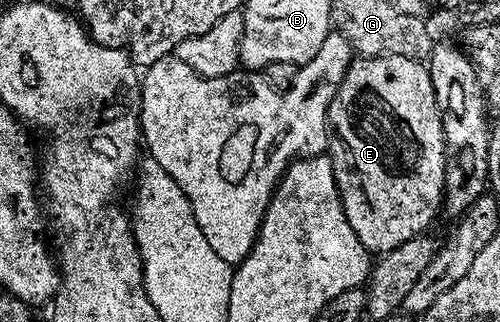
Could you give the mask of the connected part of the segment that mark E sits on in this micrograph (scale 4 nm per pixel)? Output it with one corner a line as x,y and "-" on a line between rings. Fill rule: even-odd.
365,56
353,59
351,66
346,70
344,81
340,84
338,94
328,107
328,127
334,137
330,144
330,155
336,185
340,188
340,200
344,204
346,218
350,222
350,226
354,226
354,234
358,234
362,246
366,246
369,253
383,254
394,250
394,246
402,246
402,242
421,235
427,229
424,227
435,218
436,212
438,216
444,203
444,186
448,178
446,166
449,157
444,146
444,127
436,105
434,86
430,82
427,67
421,61
401,56

